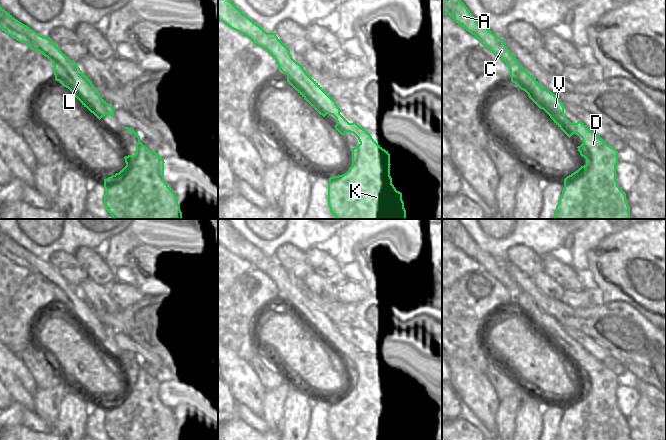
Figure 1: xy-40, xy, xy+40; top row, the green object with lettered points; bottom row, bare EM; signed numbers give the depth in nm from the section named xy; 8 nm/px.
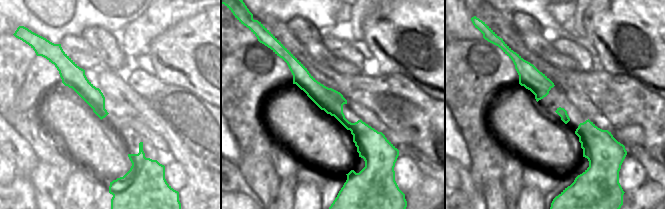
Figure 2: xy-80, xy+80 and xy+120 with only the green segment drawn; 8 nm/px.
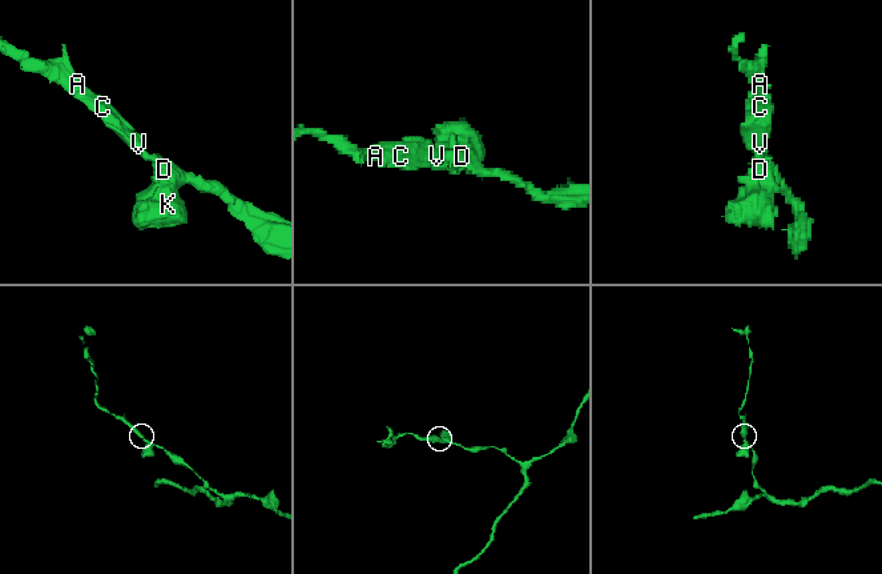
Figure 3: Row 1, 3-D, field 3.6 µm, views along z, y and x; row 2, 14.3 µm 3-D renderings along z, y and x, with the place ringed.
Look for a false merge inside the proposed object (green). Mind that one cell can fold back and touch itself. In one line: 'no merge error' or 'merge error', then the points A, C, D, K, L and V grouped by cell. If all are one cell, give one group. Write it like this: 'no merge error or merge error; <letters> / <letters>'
no merge error; A C D K L V

